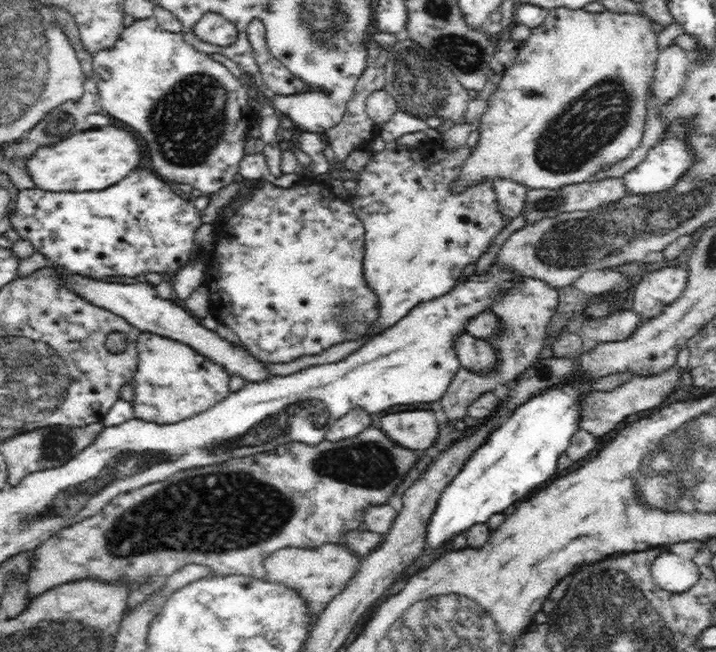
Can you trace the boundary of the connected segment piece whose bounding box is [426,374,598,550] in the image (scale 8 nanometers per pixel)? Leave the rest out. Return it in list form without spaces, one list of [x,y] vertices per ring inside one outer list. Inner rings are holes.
[[[572,374],[558,385],[546,388],[534,397],[528,398],[524,404],[516,406],[500,423],[486,436],[484,444],[480,444],[460,469],[450,484],[442,491],[429,520],[426,545],[434,550],[448,542],[454,534],[466,532],[476,524],[486,523],[490,516],[502,513],[508,506],[514,505],[516,500],[522,500],[537,492],[548,483],[558,468],[557,462],[569,447],[571,438],[581,429],[581,402],[584,397],[596,392],[596,382],[592,376]]]

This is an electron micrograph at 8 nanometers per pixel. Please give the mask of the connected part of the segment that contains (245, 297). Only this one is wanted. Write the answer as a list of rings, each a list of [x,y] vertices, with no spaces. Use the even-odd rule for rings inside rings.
[[[266,182],[261,188],[253,191],[253,195],[245,201],[237,210],[236,214],[227,222],[223,222],[221,226],[216,228],[216,232],[228,232],[227,236],[220,236],[216,248],[214,248],[214,256],[207,264],[208,280],[212,278],[212,286],[210,289],[210,300],[214,315],[218,321],[224,325],[228,325],[240,339],[242,343],[240,347],[244,351],[255,356],[263,362],[292,362],[304,354],[320,354],[322,350],[346,342],[348,340],[360,339],[366,329],[368,329],[373,321],[379,316],[379,308],[377,308],[375,292],[367,286],[363,274],[363,259],[365,254],[365,238],[364,225],[359,217],[352,210],[352,205],[347,204],[340,198],[336,198],[334,194],[324,196],[324,186],[297,186],[297,187],[276,187],[273,183]]]

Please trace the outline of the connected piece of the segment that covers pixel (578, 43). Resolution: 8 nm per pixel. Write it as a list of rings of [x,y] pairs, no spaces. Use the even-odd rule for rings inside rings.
[[[566,7],[548,10],[542,24],[530,28],[530,35],[522,42],[516,60],[504,71],[500,84],[494,84],[480,118],[479,138],[460,166],[452,192],[464,192],[484,180],[496,179],[512,180],[529,189],[562,188],[586,183],[600,168],[628,158],[644,134],[650,82],[659,55],[656,32],[650,24],[638,13],[592,13]]]

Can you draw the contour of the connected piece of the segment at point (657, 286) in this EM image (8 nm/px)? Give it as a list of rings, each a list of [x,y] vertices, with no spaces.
[[[665,267],[651,274],[644,274],[642,282],[634,288],[634,309],[646,320],[660,316],[688,286],[688,272],[682,267]]]

